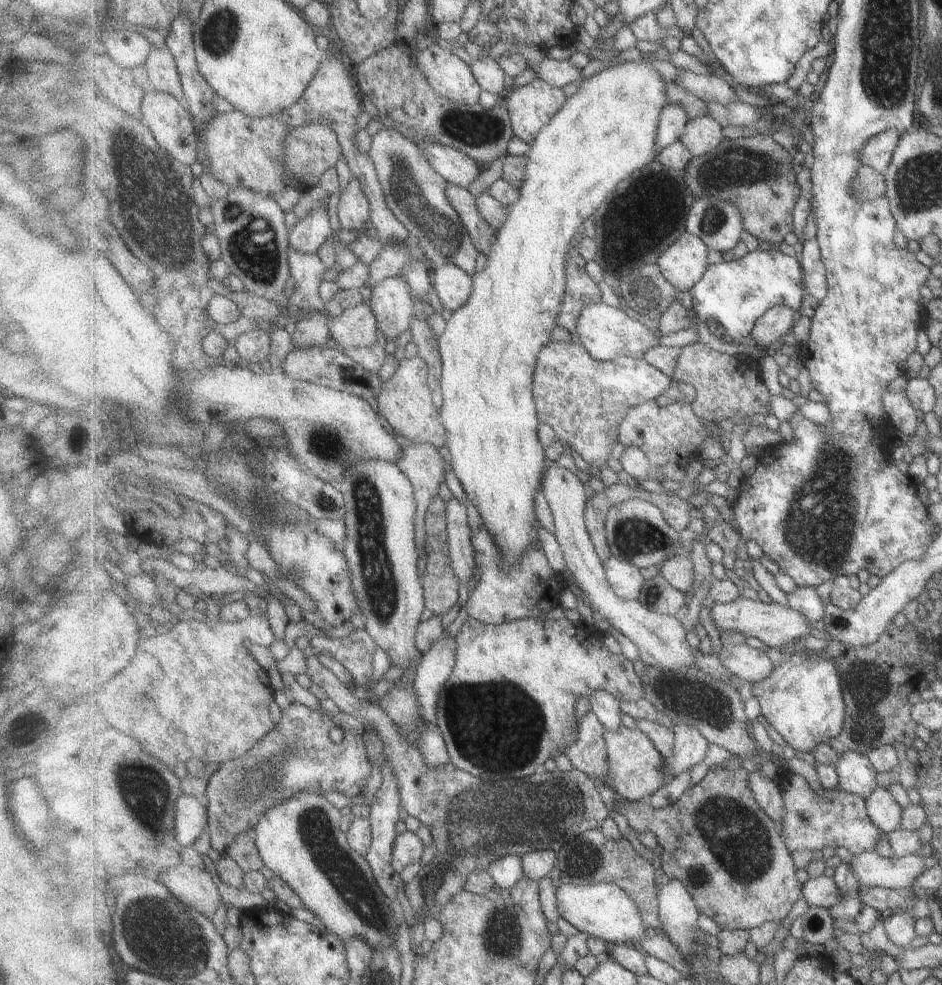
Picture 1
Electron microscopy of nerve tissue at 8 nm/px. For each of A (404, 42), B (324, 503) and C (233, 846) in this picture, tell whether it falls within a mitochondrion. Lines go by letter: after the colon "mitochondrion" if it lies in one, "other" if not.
A: other
B: mitochondrion
C: other

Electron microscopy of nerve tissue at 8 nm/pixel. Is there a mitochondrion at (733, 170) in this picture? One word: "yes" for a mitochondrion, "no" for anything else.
yes

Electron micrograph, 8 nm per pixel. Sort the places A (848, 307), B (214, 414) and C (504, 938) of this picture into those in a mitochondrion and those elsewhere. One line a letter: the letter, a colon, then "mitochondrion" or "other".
A: mitochondrion
B: other
C: mitochondrion

